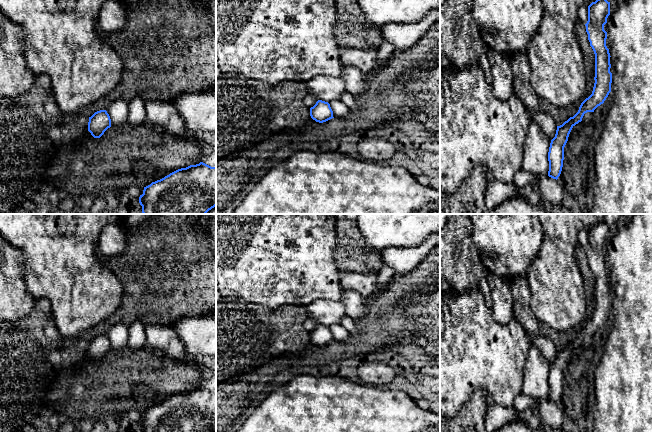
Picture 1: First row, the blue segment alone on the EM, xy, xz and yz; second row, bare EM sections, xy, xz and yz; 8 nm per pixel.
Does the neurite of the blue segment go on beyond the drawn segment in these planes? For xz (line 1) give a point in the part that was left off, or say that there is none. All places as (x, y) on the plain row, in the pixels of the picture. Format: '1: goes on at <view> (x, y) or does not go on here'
1: does not go on here

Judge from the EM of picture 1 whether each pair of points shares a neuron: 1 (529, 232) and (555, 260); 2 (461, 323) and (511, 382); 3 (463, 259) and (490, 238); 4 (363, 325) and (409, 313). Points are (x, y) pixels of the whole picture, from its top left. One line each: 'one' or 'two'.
1: two
2: one
3: two
4: one

